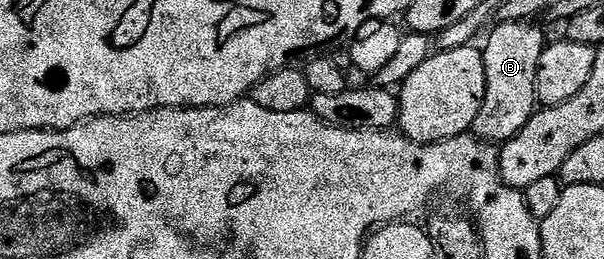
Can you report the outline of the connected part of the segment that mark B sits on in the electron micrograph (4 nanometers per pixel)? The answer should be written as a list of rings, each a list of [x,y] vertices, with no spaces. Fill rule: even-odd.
[[[530,21],[499,22],[486,35],[487,46],[484,45],[482,51],[487,87],[481,112],[473,127],[474,137],[492,144],[508,142],[537,113],[537,68],[541,64],[545,39],[533,25]]]

